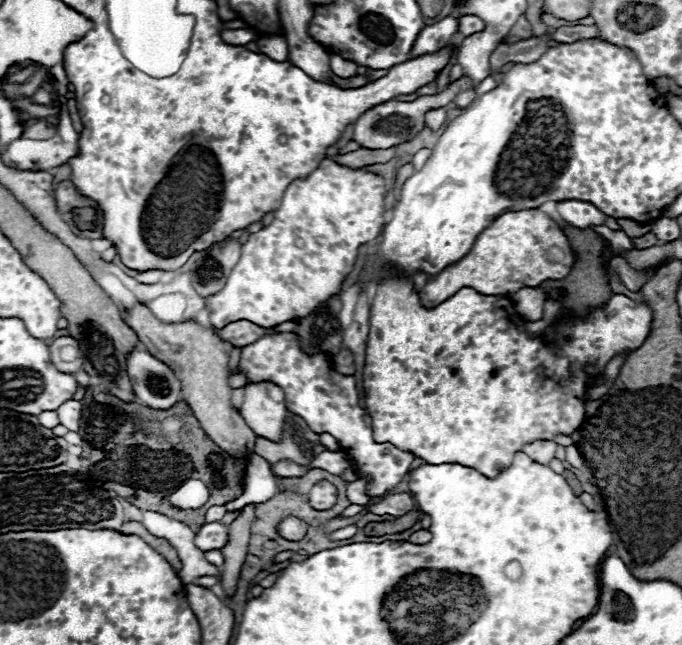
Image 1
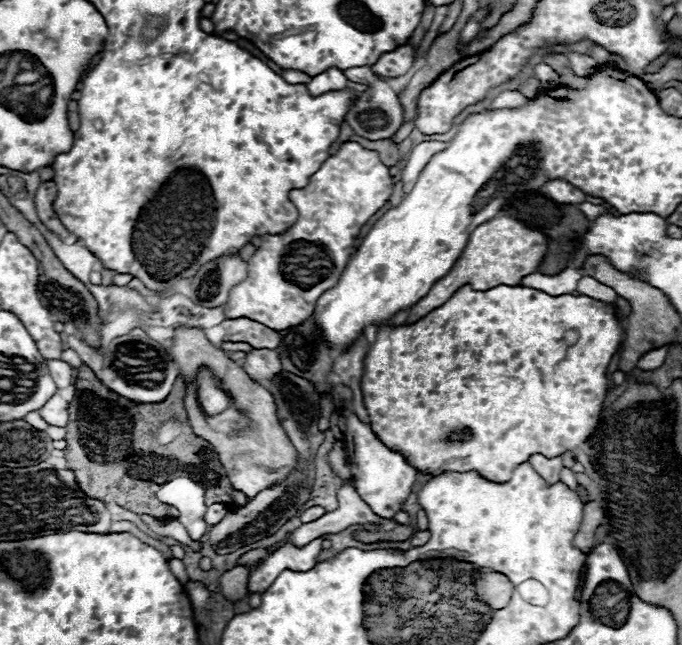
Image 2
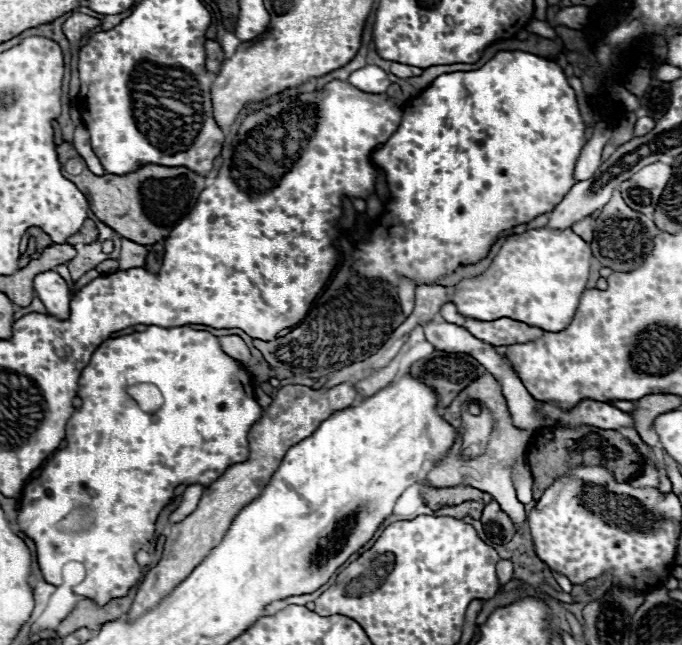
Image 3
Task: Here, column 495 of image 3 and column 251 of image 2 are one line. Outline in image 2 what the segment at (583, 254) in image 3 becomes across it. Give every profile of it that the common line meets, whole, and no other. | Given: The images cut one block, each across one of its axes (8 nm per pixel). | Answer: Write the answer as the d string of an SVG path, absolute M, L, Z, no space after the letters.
M342 142L338 152L322 162L322 166L316 170L316 174L310 176L304 188L294 188L288 192L290 200L298 208L298 220L286 232L262 238L260 250L256 250L254 256L248 260L246 280L230 290L228 302L222 306L226 318L250 318L272 330L292 328L294 324L302 324L302 320L308 320L318 298L338 282L350 256L356 252L360 228L378 208L388 202L392 190L394 180L388 172L388 166L380 162L378 152L366 150L358 142Z

